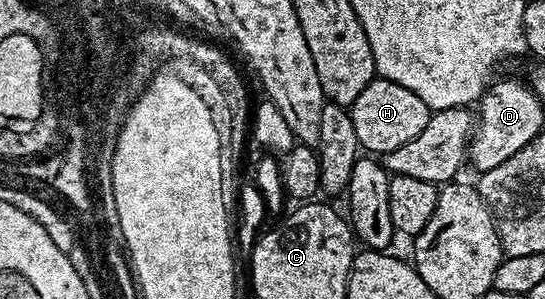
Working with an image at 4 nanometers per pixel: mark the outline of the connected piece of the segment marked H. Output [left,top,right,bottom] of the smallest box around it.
[350,76,433,155]

